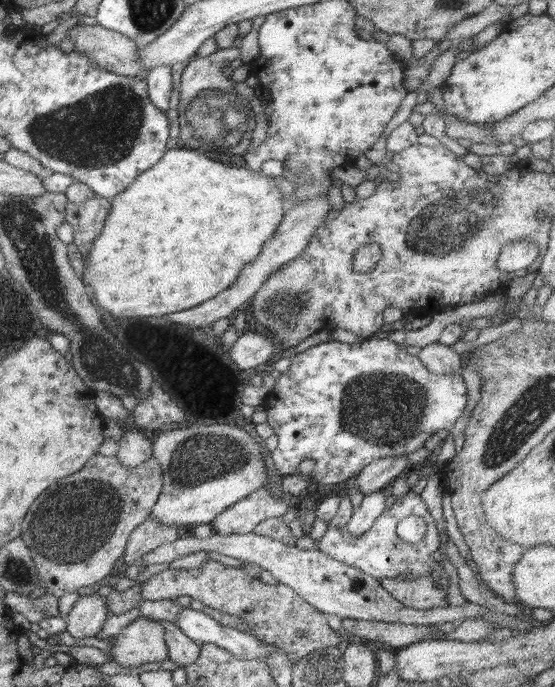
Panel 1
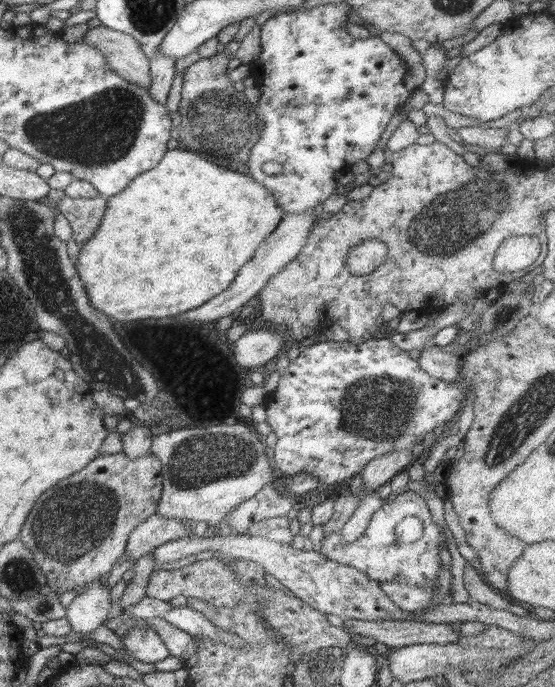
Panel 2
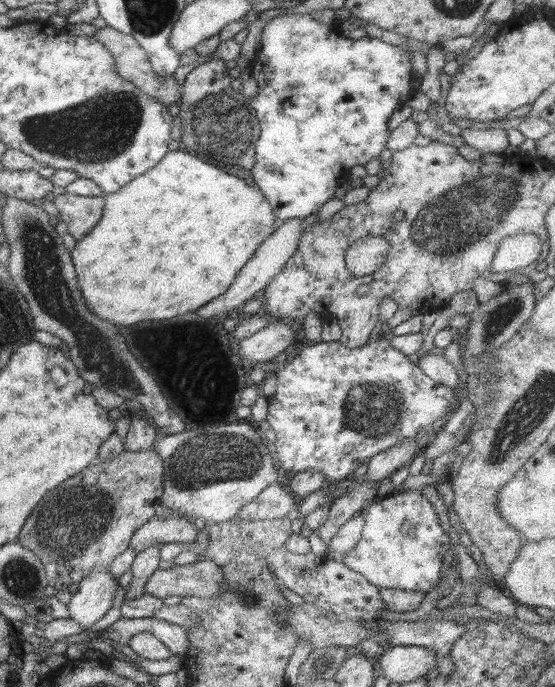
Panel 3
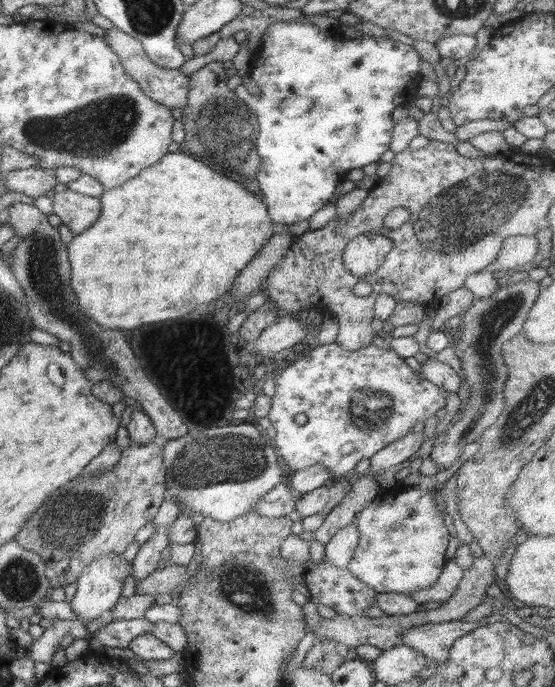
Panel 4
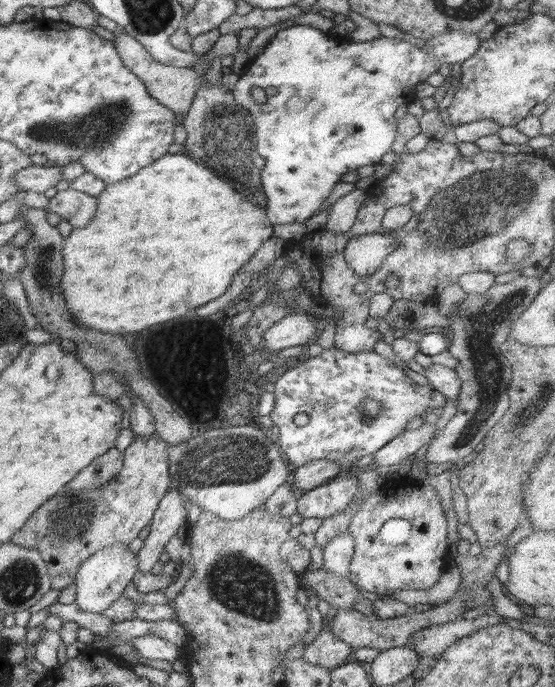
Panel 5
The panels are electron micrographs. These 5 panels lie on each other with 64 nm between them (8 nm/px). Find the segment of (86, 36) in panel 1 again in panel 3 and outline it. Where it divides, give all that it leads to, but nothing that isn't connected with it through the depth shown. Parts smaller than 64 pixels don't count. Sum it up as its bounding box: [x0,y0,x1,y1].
[92,26,183,106]

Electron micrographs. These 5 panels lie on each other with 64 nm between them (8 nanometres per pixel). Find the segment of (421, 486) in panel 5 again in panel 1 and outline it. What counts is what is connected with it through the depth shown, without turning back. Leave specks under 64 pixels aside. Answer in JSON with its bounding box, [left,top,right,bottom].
[317,491,440,580]

